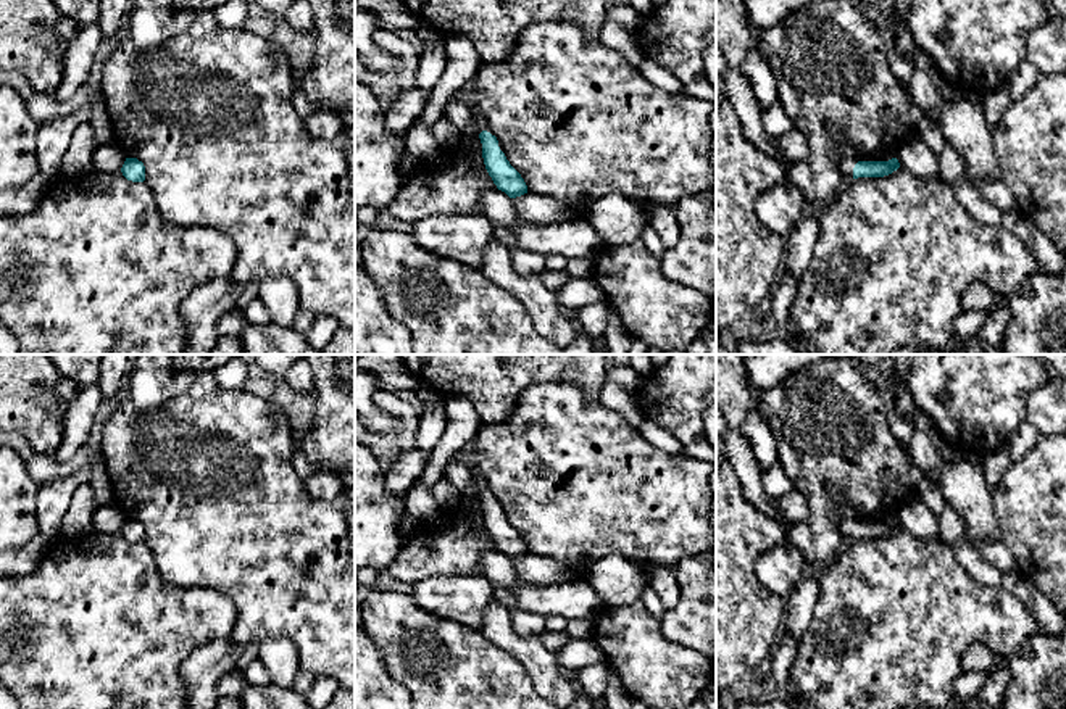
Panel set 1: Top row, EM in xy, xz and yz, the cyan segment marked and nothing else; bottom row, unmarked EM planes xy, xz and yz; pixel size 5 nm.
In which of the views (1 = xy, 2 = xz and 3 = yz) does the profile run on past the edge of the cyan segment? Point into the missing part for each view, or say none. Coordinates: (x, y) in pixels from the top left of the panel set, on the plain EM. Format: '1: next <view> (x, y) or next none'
1: next none
2: next xz (468, 453)
3: next yz (847, 526)

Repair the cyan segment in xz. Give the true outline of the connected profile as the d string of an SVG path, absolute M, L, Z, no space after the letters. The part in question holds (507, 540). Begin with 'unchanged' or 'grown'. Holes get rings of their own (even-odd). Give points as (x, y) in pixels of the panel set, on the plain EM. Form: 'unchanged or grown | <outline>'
grown | M473 438L464 445L460 456L469 464L477 485L485 530L498 551L505 553L510 559L521 558L527 554L527 546L521 535L506 520L502 504L497 501L487 480L476 467L476 450L477 438Z

